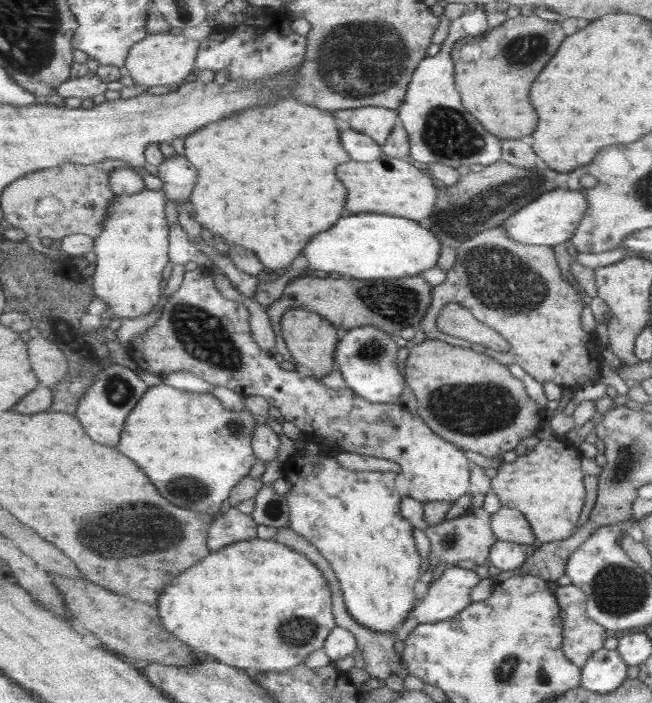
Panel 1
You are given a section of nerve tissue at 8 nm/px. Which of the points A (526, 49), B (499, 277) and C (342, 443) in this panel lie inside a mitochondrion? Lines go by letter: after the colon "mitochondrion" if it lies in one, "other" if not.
A: mitochondrion
B: mitochondrion
C: other

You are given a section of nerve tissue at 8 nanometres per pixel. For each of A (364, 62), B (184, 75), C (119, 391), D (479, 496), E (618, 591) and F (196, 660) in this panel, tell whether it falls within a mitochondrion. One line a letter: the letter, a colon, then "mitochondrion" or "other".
A: mitochondrion
B: other
C: mitochondrion
D: other
E: mitochondrion
F: other

